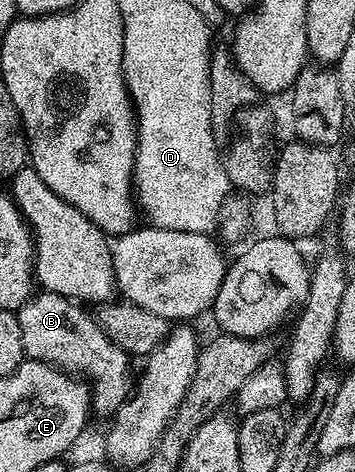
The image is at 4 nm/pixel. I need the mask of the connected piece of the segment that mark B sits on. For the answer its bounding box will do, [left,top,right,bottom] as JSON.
[16,290,134,417]

